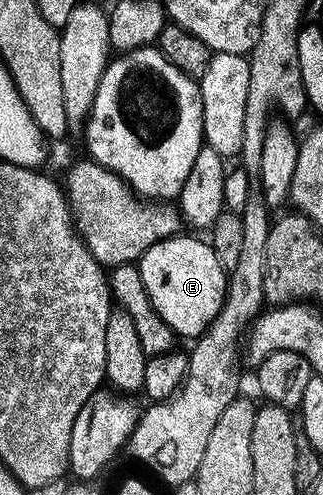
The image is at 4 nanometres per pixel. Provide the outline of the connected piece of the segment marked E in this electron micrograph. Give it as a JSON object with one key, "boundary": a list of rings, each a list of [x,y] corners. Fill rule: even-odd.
{"boundary":[[[178,233],[169,239],[159,241],[147,249],[139,260],[143,285],[151,305],[171,325],[179,337],[185,335],[189,341],[196,340],[215,321],[225,300],[227,270],[216,257],[215,249],[204,238],[196,239],[193,235]]]}

